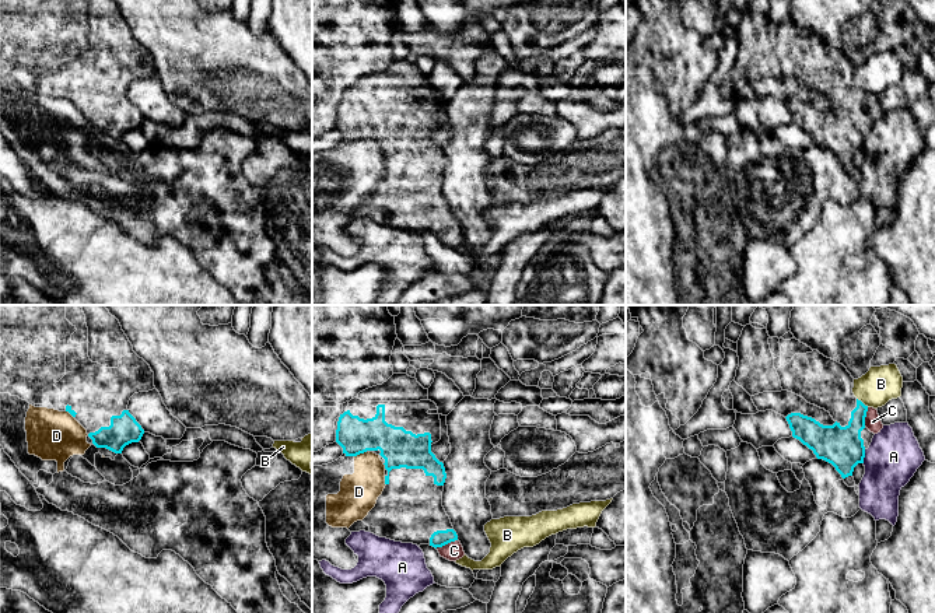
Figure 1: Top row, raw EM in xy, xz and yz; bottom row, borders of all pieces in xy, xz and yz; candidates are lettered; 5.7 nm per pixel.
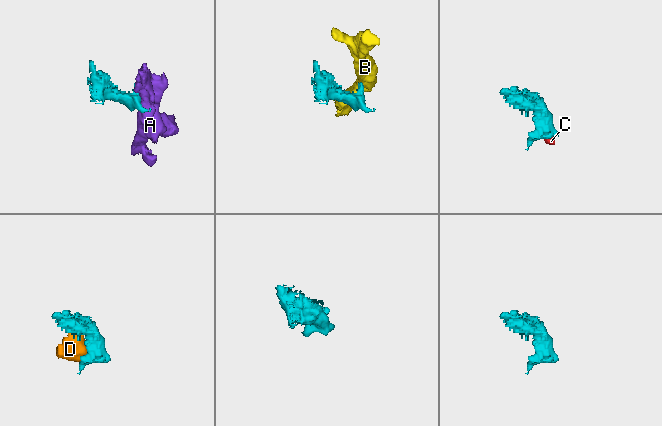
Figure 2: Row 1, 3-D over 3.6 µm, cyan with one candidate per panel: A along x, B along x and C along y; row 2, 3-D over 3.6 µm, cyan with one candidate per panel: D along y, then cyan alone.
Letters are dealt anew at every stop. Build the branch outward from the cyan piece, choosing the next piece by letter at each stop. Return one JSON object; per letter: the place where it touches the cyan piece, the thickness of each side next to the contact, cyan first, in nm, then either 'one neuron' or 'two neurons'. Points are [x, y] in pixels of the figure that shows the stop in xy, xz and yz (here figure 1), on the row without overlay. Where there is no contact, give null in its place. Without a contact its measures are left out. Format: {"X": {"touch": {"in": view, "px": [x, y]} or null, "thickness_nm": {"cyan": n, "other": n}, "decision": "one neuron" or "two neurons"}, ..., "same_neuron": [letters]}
{"A": {"touch": {"in": "yz", "px": [864, 143]}, "thickness_nm": {"cyan": 240, "other": 300}, "decision": "two neurons"}, "B": {"touch": {"in": "yz", "px": [861, 88]}, "thickness_nm": {"cyan": 190, "other": 200}, "decision": "two neurons"}, "C": {"touch": {"in": "xz", "px": [445, 230]}, "thickness_nm": {"cyan": 90, "other": 110}, "decision": "one neuron"}, "D": {"touch": {"in": "xz", "px": [360, 139]}, "thickness_nm": {"cyan": 220, "other": 220}, "decision": "two neurons"}, "same_neuron": ["C"]}

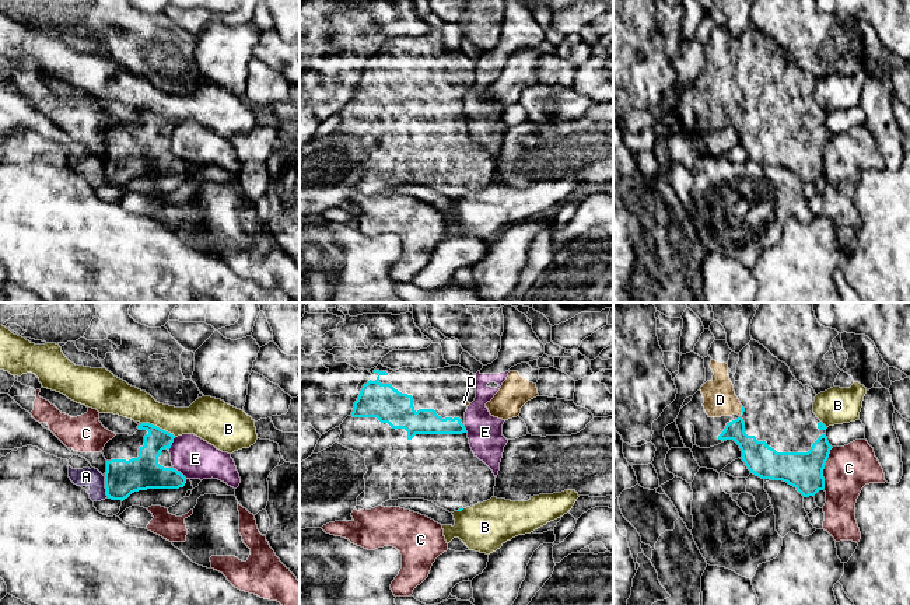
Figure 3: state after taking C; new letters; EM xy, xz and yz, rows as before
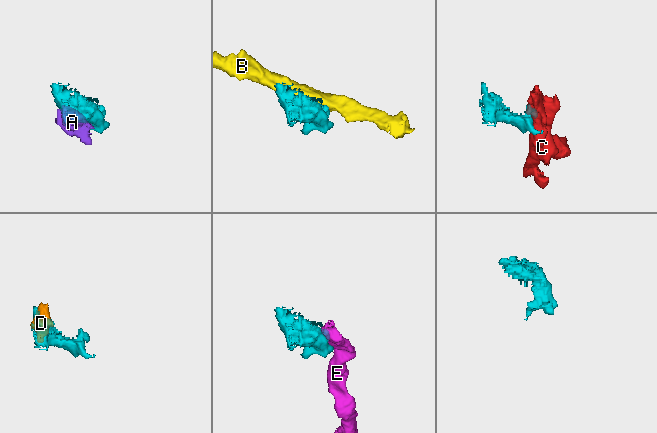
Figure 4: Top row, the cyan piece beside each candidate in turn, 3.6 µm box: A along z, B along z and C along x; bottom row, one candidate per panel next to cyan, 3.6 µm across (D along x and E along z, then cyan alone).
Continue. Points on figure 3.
{"A": {"touch": {"in": "xy", "px": [105, 174]}, "thickness_nm": {"cyan": 200, "other": 110}, "decision": "two neurons"}, "B": {"touch": {"in": "xy", "px": [158, 114]}, "thickness_nm": {"cyan": 160, "other": 190}, "decision": "two neurons"}, "C": {"touch": {"in": "yz", "px": [823, 154]}, "thickness_nm": {"cyan": 220, "other": 260}, "decision": "two neurons"}, "D": {"touch": {"in": "yz", "px": [742, 98]}, "thickness_nm": {"cyan": 20, "other": 190}, "decision": "one neuron"}, "E": {"touch": {"in": "xy", "px": [179, 158]}, "thickness_nm": {"cyan": 190, "other": 240}, "decision": "two neurons"}, "same_neuron": ["D"]}

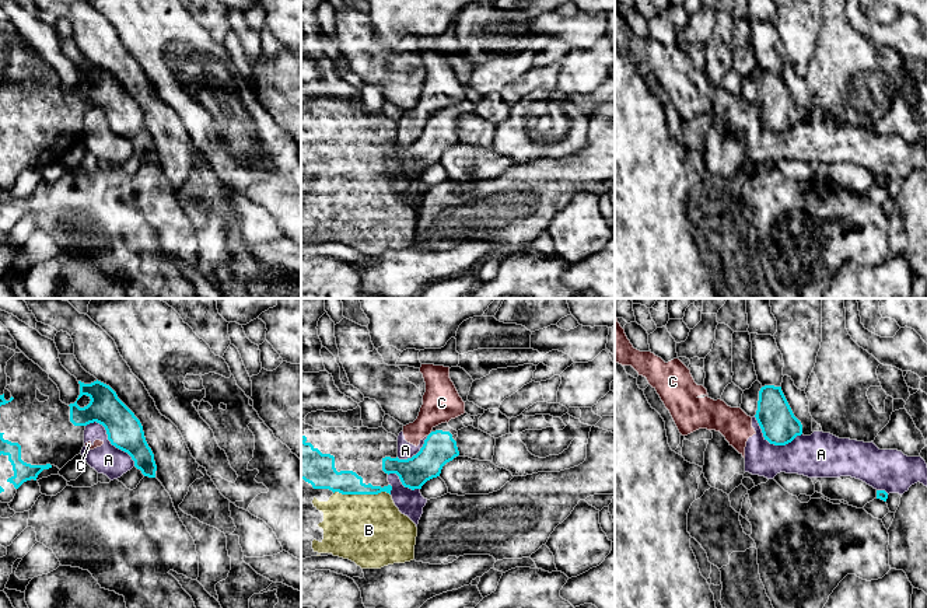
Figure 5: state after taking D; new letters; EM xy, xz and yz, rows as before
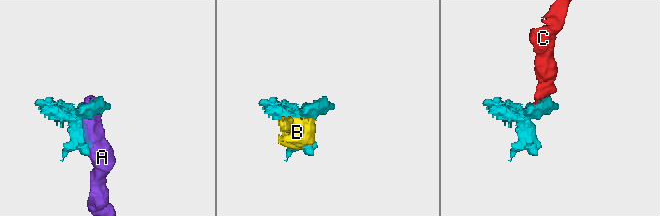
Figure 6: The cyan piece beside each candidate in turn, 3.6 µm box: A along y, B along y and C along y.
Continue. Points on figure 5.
{"A": {"touch": {"in": "xy", "px": [108, 125]}, "thickness_nm": {"cyan": 200, "other": 170}, "decision": "two neurons"}, "B": {"touch": {"in": "xz", "px": [361, 180]}, "thickness_nm": {"cyan": 160, "other": 400}, "decision": "one neuron"}, "C": {"touch": {"in": "xz", "px": [429, 121]}, "thickness_nm": {"cyan": 190, "other": 220}, "decision": "two neurons"}, "same_neuron": ["B"]}

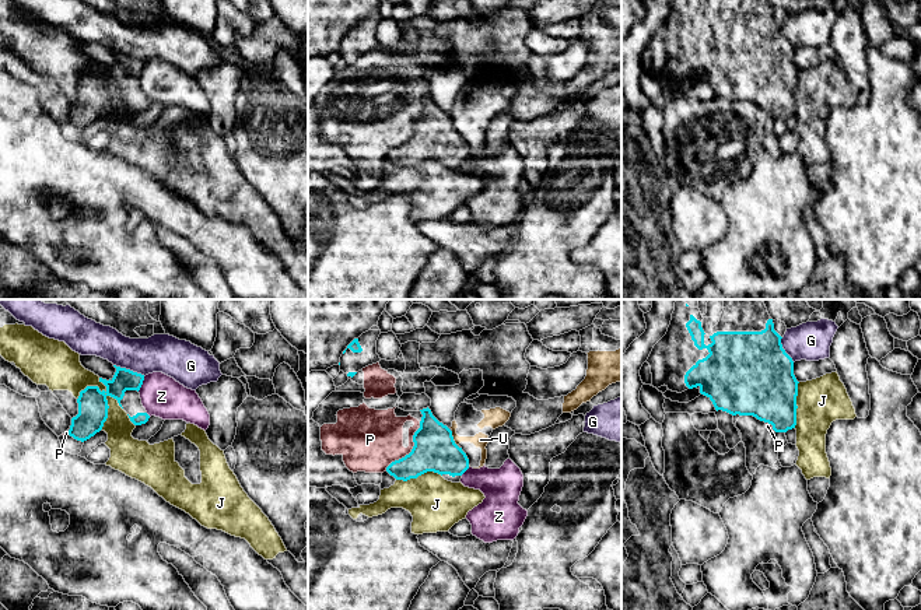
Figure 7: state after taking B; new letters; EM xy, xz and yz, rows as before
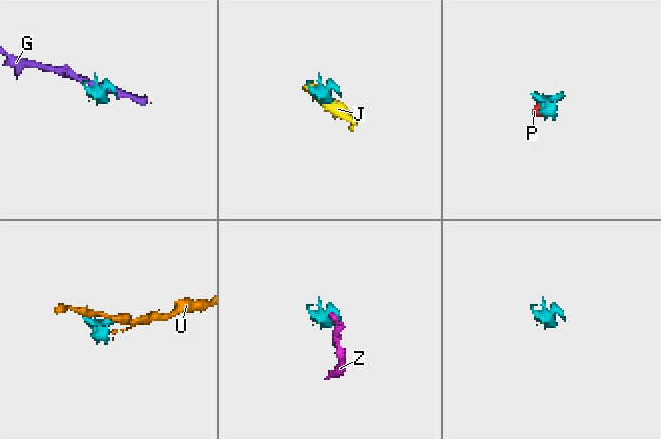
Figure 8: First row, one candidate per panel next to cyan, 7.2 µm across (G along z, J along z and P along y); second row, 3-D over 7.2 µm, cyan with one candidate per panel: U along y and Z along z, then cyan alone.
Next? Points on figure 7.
{"G": {"touch": {"in": "xy", "px": [129, 56]}, "thickness_nm": {"cyan": 130, "other": 220}, "decision": "two neurons"}, "J": {"touch": {"in": "xy", "px": [107, 90]}, "thickness_nm": {"cyan": 180, "other": 160}, "decision": "two neurons"}, "P": {"touch": {"in": "xz", "px": [409, 140]}, "thickness_nm": {"cyan": 240, "other": 360}, "decision": "two neurons"}, "U": {"touch": {"in": "xz", "px": [452, 126]}, "thickness_nm": {"cyan": 240, "other": 90}, "decision": "two neurons"}, "Z": {"touch": {"in": "xy", "px": [142, 70]}, "thickness_nm": {"cyan": 130, "other": 240}, "decision": "two neurons"}, "same_neuron": []}

